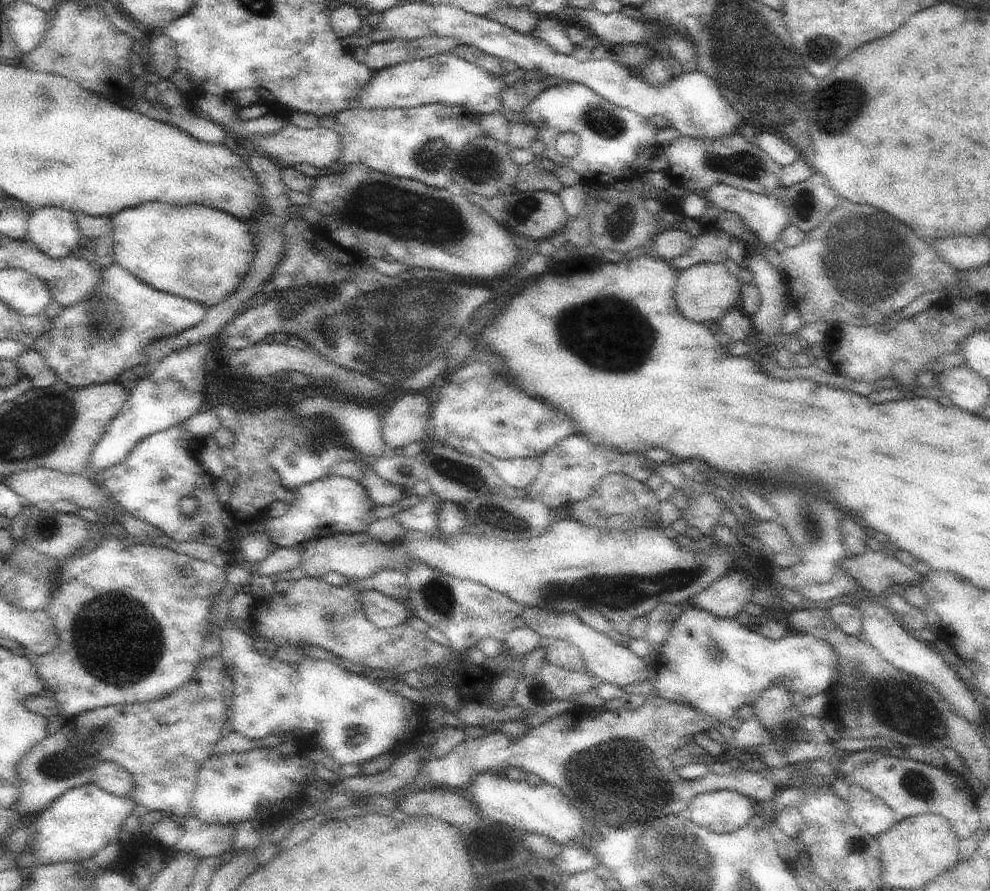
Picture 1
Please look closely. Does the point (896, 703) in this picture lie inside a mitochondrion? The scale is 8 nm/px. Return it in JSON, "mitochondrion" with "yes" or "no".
{"mitochondrion":"yes"}

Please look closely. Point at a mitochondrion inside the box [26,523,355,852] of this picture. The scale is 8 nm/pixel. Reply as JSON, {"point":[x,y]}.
{"point":[116,635]}

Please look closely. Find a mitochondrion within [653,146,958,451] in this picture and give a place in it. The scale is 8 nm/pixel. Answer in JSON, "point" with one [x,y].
{"point":[862,260]}

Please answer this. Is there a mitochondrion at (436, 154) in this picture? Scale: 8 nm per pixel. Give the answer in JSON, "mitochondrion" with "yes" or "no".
{"mitochondrion":"yes"}

